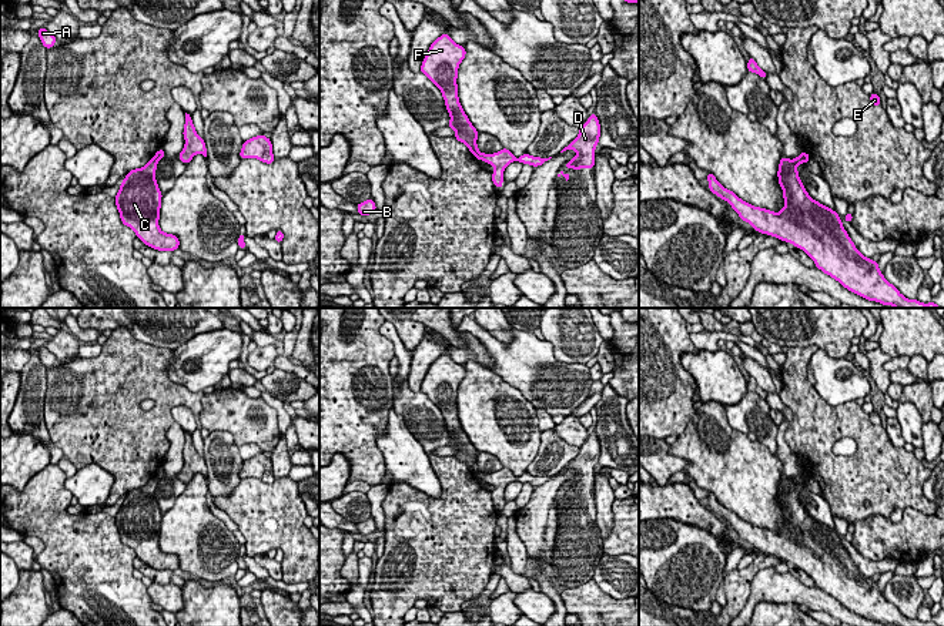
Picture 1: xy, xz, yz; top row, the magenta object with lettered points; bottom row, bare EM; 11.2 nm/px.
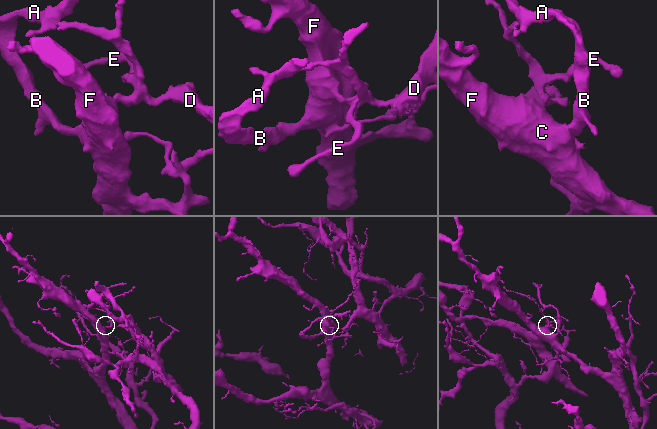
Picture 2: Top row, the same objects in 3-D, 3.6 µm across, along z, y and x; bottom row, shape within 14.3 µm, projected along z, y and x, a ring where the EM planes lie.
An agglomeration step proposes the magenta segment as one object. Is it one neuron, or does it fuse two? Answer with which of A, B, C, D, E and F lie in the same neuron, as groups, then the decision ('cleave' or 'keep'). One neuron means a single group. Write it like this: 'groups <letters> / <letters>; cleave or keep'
groups A B C F / D E; cleave

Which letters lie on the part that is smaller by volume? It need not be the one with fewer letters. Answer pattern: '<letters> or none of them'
D, E

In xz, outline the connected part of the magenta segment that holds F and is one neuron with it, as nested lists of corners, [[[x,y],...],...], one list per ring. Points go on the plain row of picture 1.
[[[448,352],[438,356],[422,381],[421,392],[425,394],[442,412],[446,431],[451,435],[448,446],[455,449],[455,458],[465,462],[471,472],[478,471],[479,452],[465,433],[458,416],[458,386],[466,375],[463,365],[456,364]]]

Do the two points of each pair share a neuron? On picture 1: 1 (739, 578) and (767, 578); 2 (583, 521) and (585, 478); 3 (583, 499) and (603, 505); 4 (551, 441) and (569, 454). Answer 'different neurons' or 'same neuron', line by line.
1: different neurons
2: same neuron
3: different neurons
4: same neuron

